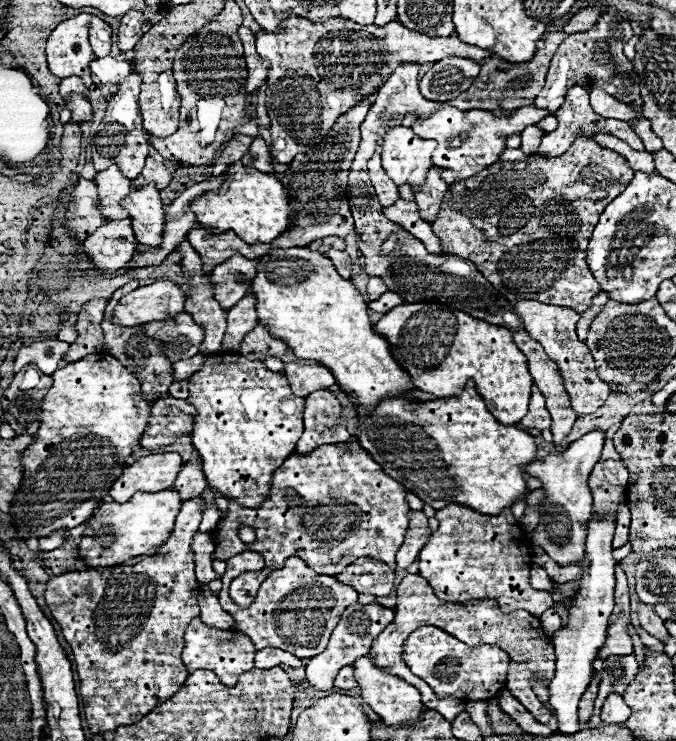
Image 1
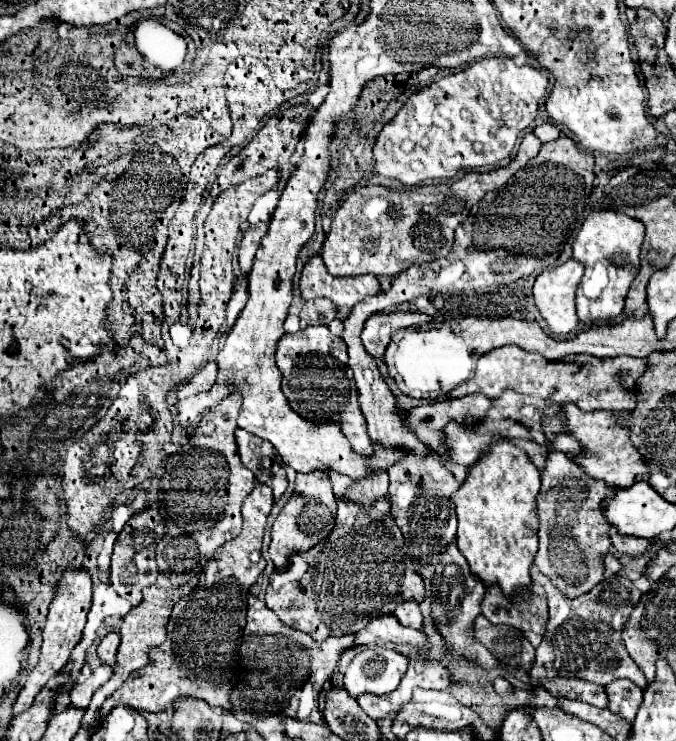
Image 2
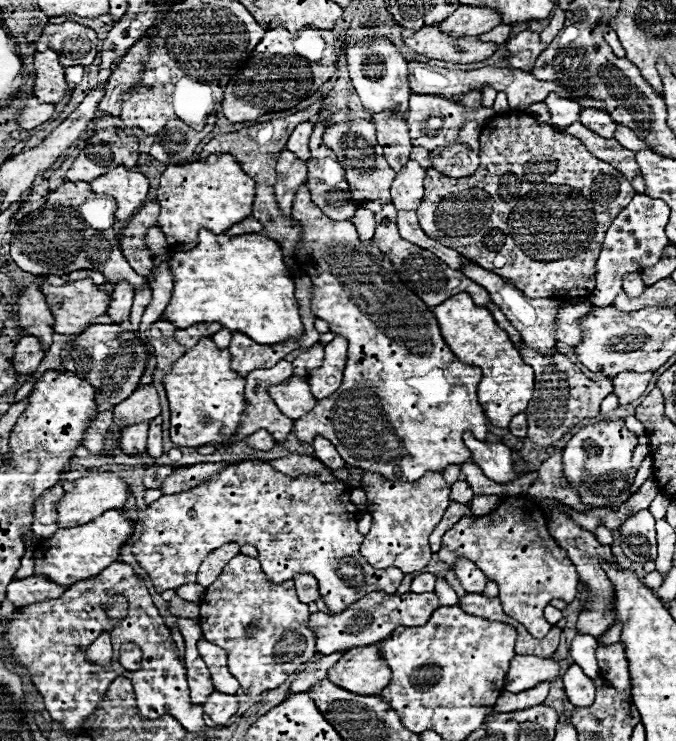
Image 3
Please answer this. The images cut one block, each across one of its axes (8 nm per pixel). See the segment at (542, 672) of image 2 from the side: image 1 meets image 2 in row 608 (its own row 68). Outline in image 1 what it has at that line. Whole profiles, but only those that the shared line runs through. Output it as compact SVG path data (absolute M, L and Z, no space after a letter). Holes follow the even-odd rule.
M604 14L600 22L596 22L586 32L576 32L566 36L566 40L560 44L560 48L552 58L552 66L546 76L546 86L536 96L534 104L538 108L548 108L550 112L556 112L556 108L564 104L566 92L576 84L584 86L586 90L604 88L610 96L614 96L620 102L632 104L640 100L640 84L636 86L636 72L632 60L628 60L622 52L624 42L628 42L632 36L634 32L630 22L624 20L622 16L612 16L612 14Z

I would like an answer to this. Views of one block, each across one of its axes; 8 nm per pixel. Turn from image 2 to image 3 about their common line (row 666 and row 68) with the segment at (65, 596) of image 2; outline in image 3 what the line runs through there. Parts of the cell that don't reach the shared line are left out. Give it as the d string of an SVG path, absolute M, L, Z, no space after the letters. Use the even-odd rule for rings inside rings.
M36 52L34 54L34 68L36 68L36 82L34 82L34 96L38 102L56 104L60 102L70 86L64 80L64 68L60 66L60 60L56 52Z

